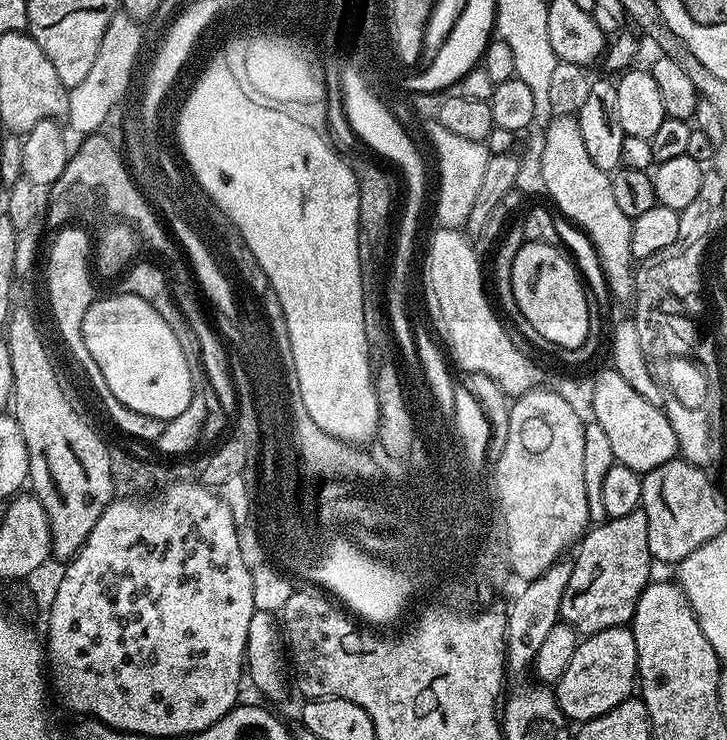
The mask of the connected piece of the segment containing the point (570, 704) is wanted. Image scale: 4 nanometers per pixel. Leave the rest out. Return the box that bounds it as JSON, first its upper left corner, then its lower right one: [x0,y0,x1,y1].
[554,627,638,722]

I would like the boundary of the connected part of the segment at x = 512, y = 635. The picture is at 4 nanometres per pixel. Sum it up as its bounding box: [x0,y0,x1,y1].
[507,558,572,672]

